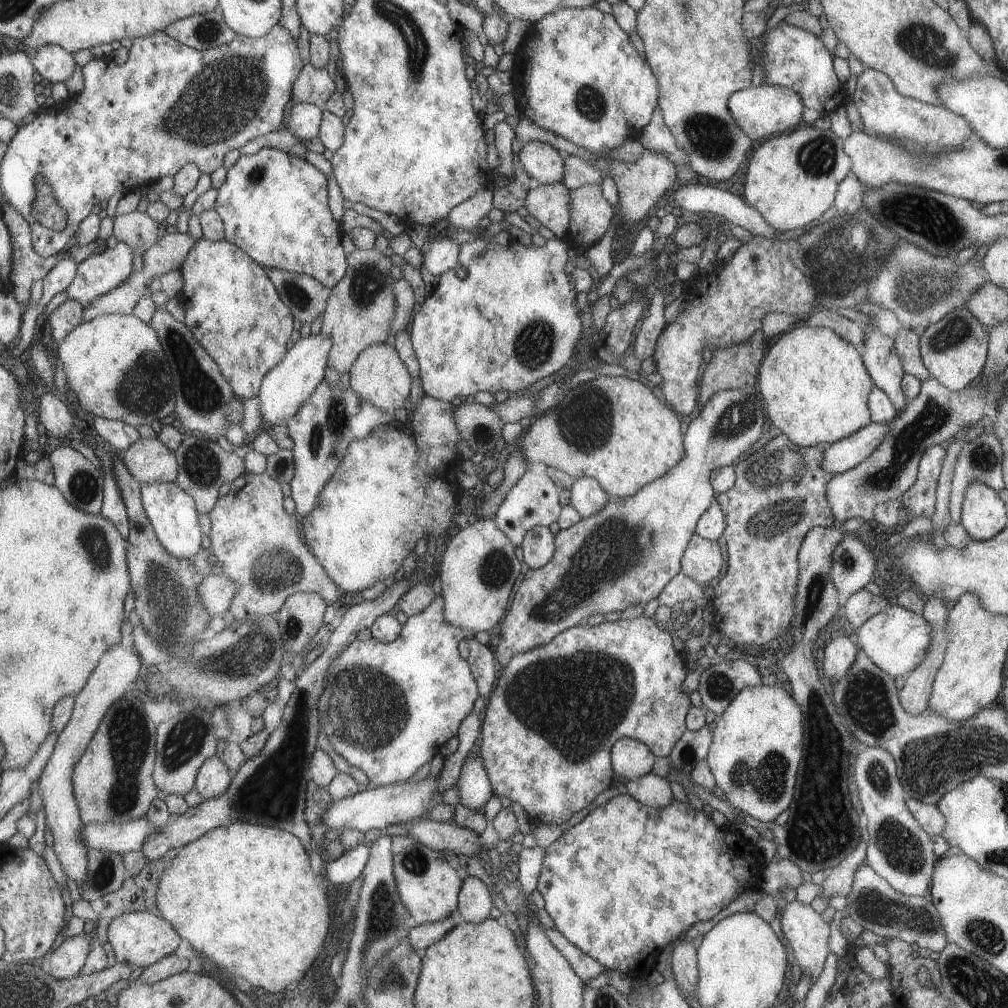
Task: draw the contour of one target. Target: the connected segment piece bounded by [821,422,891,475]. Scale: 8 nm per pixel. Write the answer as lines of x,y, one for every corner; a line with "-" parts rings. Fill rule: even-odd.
891,422
866,424
852,435
827,445
821,460
825,472
837,475
865,460
881,444
889,424

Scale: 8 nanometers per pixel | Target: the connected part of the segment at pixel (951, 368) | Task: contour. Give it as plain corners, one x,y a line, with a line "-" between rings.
964,306
930,324
920,335
920,357
930,376
953,392
975,383
987,358
989,329

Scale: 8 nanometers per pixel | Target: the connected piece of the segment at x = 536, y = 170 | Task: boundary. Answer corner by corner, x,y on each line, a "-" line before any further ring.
536,140
525,142
517,154
521,166
525,169
526,174
537,180
539,185
548,185
559,182
564,176
564,154
547,143

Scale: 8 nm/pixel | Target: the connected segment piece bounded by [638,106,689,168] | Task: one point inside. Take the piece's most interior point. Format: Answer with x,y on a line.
656,137

